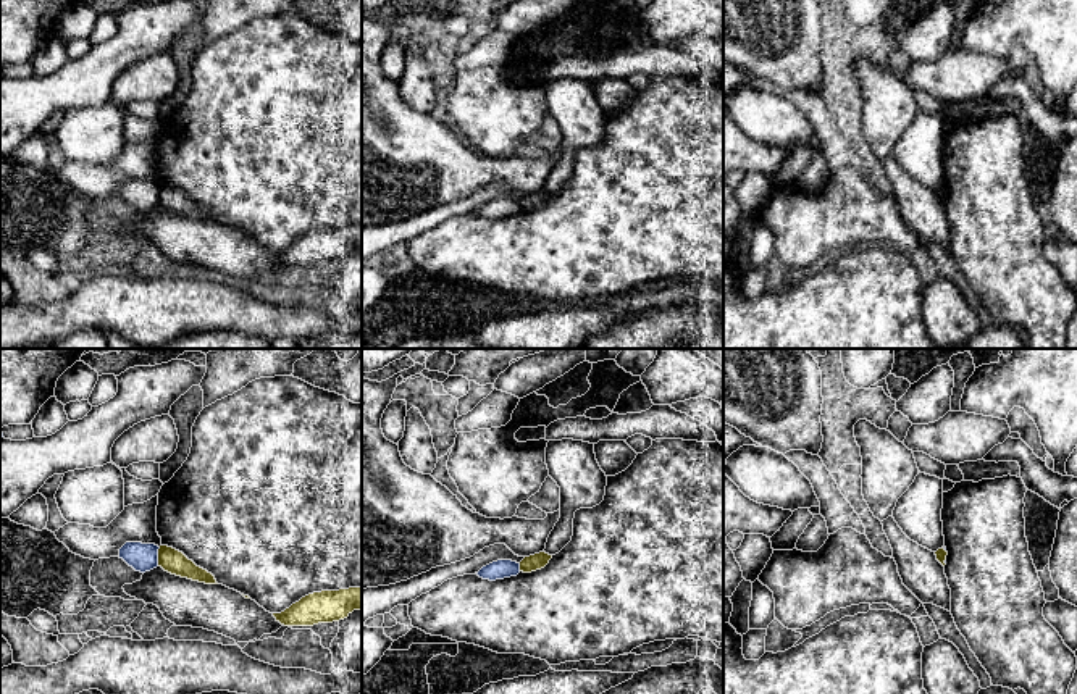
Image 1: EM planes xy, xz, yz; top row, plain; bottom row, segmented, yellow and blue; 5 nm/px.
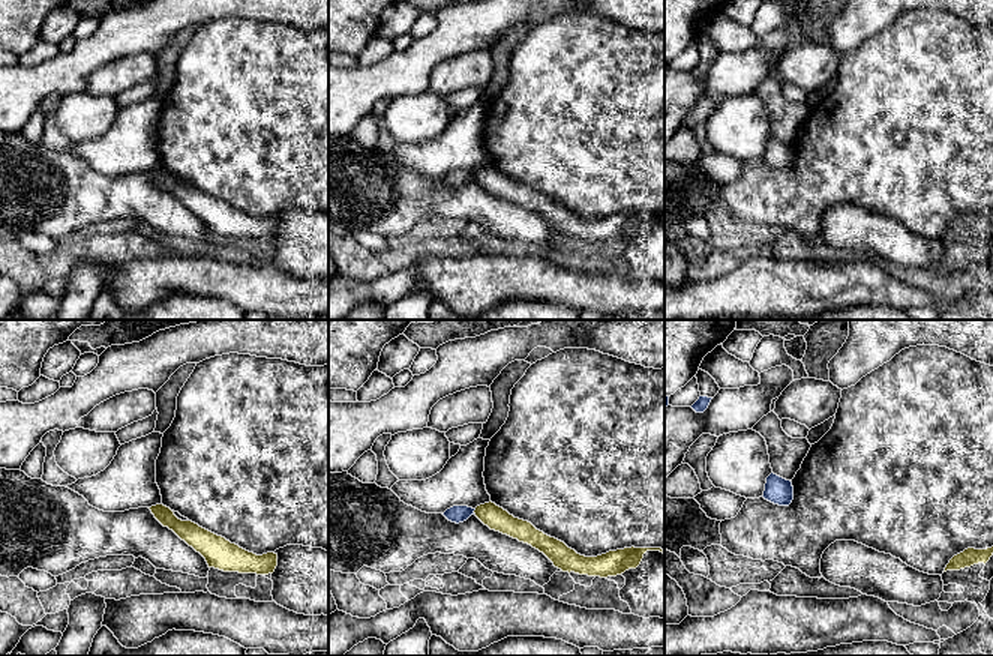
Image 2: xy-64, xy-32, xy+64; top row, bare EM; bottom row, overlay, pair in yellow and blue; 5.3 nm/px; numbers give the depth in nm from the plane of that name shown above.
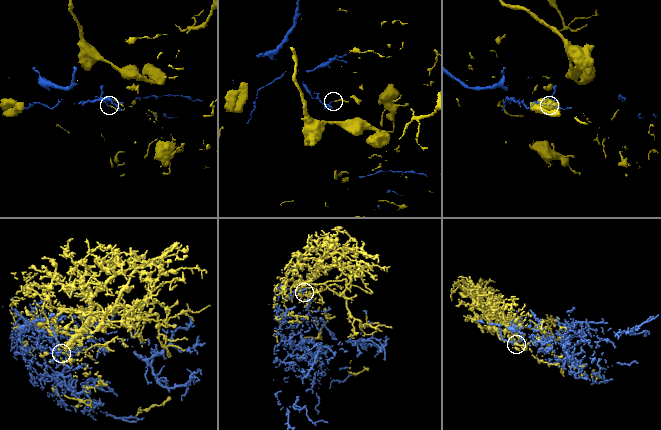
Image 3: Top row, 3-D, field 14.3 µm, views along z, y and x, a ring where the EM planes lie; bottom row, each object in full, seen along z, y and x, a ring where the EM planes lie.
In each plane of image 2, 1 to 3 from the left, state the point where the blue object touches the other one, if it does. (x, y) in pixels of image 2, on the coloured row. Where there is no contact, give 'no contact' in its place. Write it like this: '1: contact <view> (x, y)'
1: no contact
2: contact xy-32 (474, 511)
3: no contact

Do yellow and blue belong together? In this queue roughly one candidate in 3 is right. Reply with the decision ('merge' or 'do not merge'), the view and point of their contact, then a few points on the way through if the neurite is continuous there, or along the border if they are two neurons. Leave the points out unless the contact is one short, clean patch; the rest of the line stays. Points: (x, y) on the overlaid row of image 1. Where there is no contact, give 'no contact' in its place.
do not merge; meets yellow in xy at (159, 557); border along xy (160, 547), (157, 565)

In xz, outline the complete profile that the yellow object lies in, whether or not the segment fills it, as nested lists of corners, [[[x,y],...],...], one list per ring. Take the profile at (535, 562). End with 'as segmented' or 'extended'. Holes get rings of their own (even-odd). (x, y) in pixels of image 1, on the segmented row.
[[[539,552],[539,554],[525,557],[520,562],[520,571],[531,573],[531,571],[536,571],[536,570],[541,570],[549,563],[551,558],[552,558],[552,555],[549,555],[546,552]]] | as segmented

